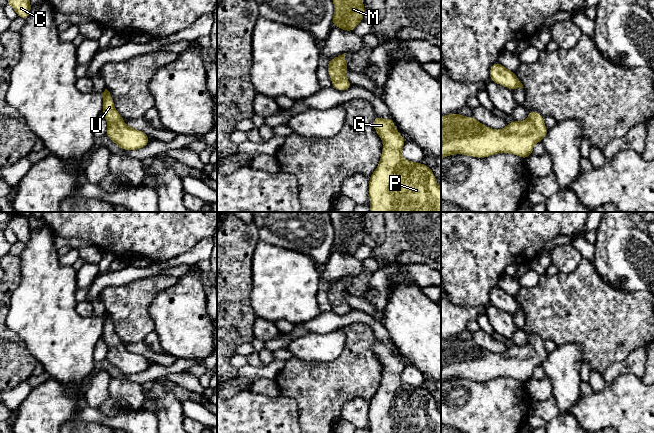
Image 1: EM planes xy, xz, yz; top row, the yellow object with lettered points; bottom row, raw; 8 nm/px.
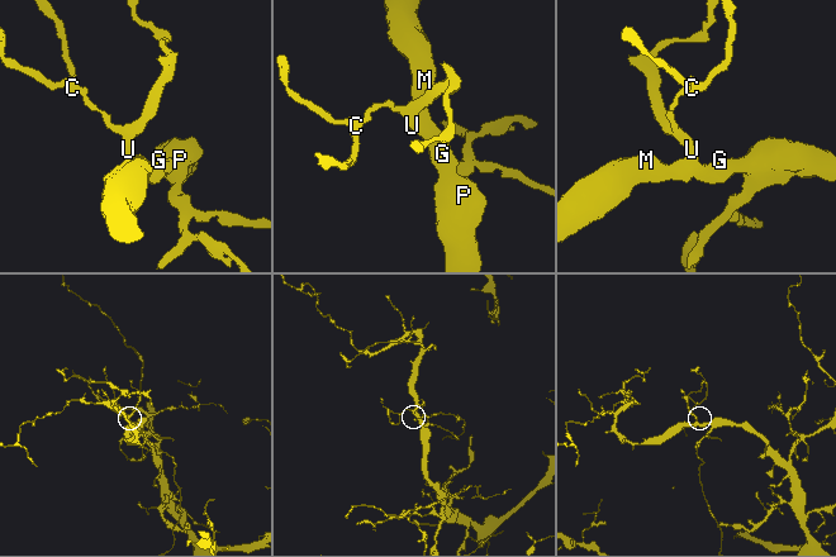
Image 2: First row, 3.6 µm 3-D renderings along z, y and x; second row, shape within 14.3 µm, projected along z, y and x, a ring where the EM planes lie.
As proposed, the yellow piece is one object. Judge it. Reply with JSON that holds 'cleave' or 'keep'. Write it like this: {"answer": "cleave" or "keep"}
{"answer": "keep"}

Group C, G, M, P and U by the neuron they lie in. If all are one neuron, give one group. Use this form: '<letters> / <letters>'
C G M P U

